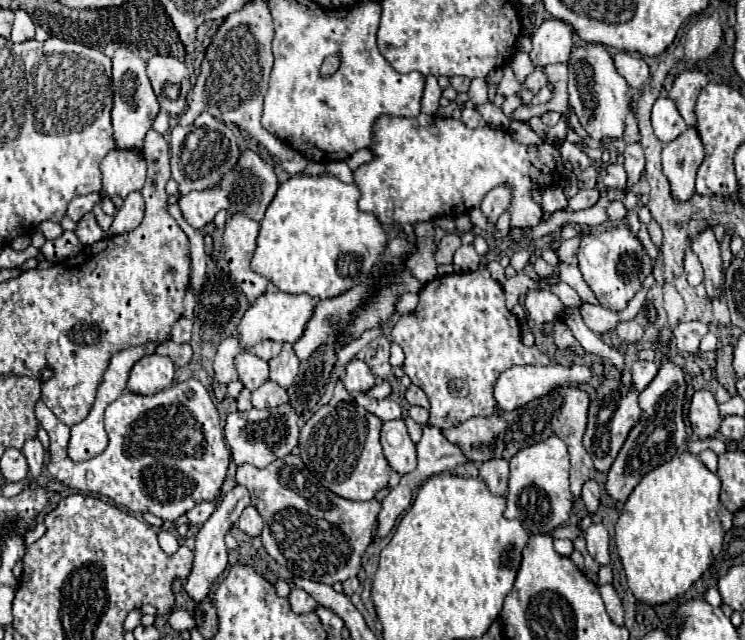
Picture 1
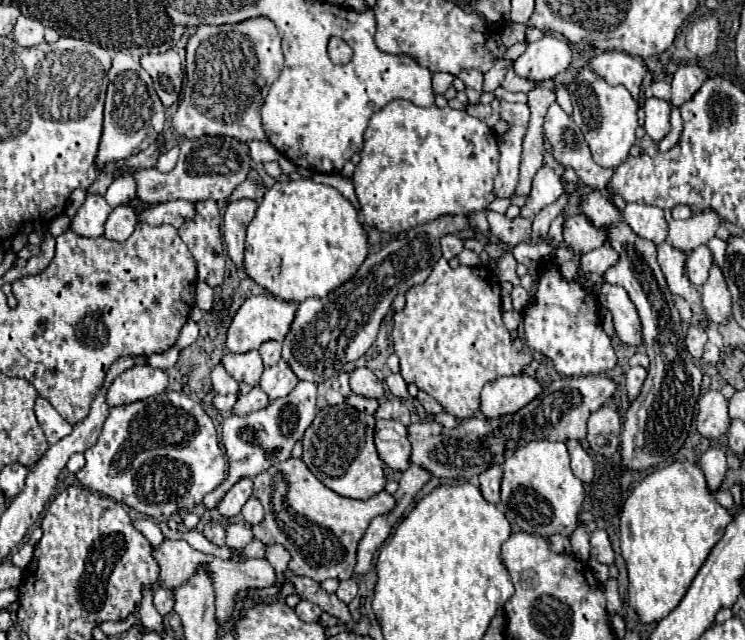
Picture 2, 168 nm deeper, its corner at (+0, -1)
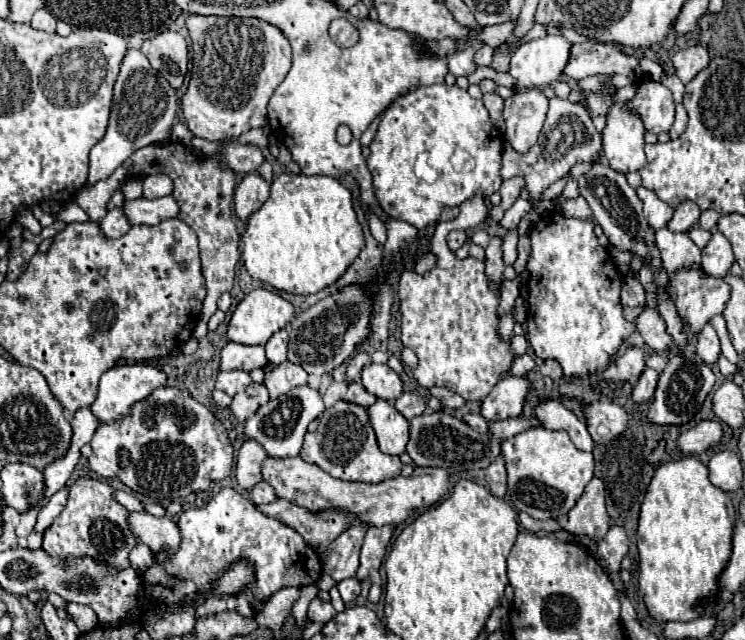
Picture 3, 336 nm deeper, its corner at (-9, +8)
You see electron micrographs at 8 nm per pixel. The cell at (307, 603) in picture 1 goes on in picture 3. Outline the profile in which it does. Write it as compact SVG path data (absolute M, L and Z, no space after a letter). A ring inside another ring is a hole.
M319 598L311 600L309 604L309 610L307 610L307 618L311 622L329 622L333 616L335 616L335 608L331 606L331 602L323 602Z

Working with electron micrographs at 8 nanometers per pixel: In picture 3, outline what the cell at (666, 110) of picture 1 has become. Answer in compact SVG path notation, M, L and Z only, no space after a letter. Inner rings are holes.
M641 78L637 96L629 102L629 106L641 114L645 128L653 134L669 132L675 116L675 102L669 88L663 84Z

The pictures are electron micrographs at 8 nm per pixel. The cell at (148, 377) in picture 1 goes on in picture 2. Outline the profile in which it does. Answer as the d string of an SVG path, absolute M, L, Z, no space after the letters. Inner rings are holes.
M134 365L112 381L106 391L106 403L108 407L116 407L148 399L152 395L160 395L166 385L168 375L162 369L150 365Z

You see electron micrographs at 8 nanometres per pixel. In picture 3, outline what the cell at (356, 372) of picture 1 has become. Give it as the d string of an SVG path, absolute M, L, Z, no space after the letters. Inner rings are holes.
M367 364L363 368L363 386L381 400L393 402L401 392L401 378L387 364Z

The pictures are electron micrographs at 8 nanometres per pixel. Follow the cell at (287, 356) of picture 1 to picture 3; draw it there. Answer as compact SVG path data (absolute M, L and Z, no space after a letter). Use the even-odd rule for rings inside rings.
M291 362L279 364L273 370L265 372L265 386L269 390L271 398L277 398L285 392L289 392L295 386L303 386L307 384L307 372Z

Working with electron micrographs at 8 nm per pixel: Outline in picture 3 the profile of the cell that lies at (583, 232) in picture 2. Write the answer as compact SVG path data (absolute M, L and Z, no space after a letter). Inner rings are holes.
M579 196L575 200L563 202L561 208L559 208L559 212L563 216L573 216L577 220L591 220L591 208L589 208L589 204L587 204L587 200L583 196Z

